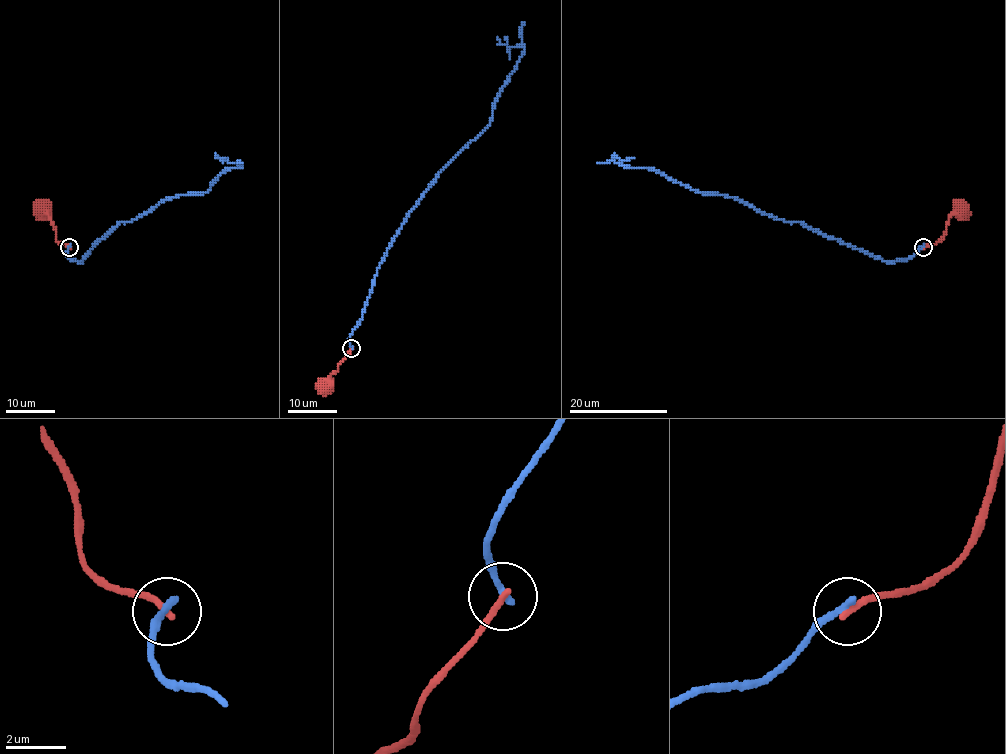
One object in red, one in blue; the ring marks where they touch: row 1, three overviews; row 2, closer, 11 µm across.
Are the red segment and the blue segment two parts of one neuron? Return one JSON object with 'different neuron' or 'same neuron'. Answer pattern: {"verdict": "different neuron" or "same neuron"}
{"verdict": "different neuron"}

